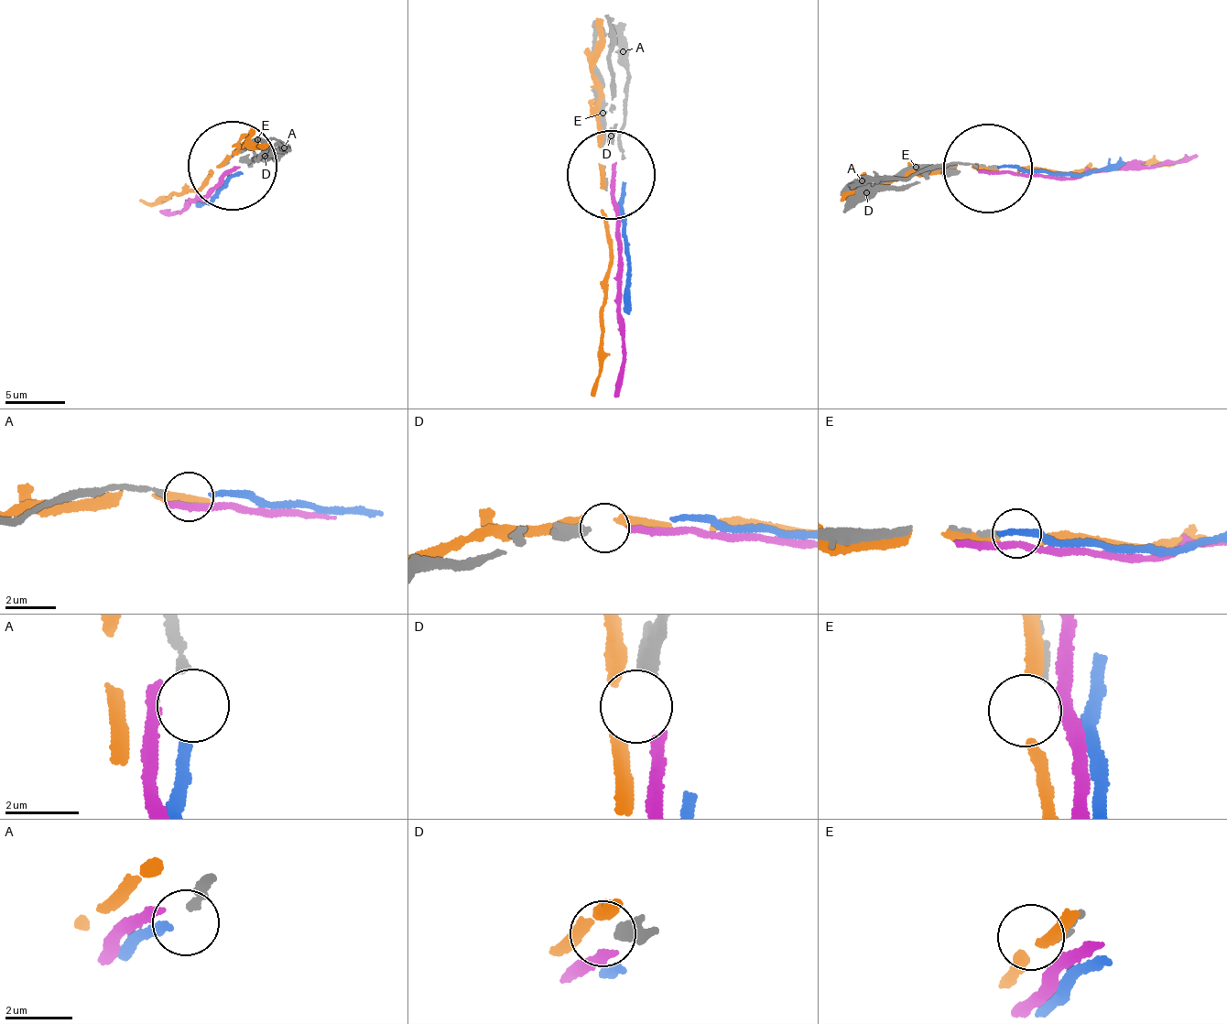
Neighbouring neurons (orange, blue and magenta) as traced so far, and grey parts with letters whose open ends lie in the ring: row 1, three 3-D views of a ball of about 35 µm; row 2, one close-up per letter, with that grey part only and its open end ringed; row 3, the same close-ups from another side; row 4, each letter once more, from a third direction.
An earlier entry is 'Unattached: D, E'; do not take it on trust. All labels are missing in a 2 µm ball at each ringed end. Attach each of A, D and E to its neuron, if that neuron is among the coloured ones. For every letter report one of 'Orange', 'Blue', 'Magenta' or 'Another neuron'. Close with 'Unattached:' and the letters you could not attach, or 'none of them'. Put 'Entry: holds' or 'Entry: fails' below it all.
A: Blue
D: Magenta
E: Another neuron
Unattached: E
Entry: fails

